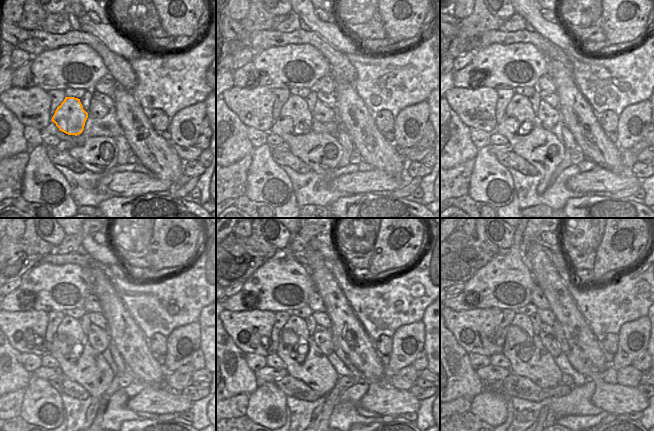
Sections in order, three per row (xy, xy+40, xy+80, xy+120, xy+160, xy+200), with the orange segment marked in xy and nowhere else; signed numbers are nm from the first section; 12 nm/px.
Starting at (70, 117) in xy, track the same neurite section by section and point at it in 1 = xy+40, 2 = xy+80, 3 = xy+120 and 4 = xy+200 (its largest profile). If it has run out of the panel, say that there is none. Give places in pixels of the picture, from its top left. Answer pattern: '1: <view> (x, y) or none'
1: xy+40 (296, 108)
2: xy+80 (519, 107)
3: xy+120 (70, 327)
4: xy+200 (522, 321)

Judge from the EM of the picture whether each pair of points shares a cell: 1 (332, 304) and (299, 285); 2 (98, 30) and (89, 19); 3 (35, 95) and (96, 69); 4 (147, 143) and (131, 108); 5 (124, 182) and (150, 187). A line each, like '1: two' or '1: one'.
1: two
2: two
3: two
4: one
5: one

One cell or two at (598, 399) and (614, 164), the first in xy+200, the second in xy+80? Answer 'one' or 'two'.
two

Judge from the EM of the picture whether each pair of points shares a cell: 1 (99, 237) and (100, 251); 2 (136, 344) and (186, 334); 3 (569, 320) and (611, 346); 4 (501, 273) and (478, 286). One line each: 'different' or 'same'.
1: different
2: different
3: different
4: same

